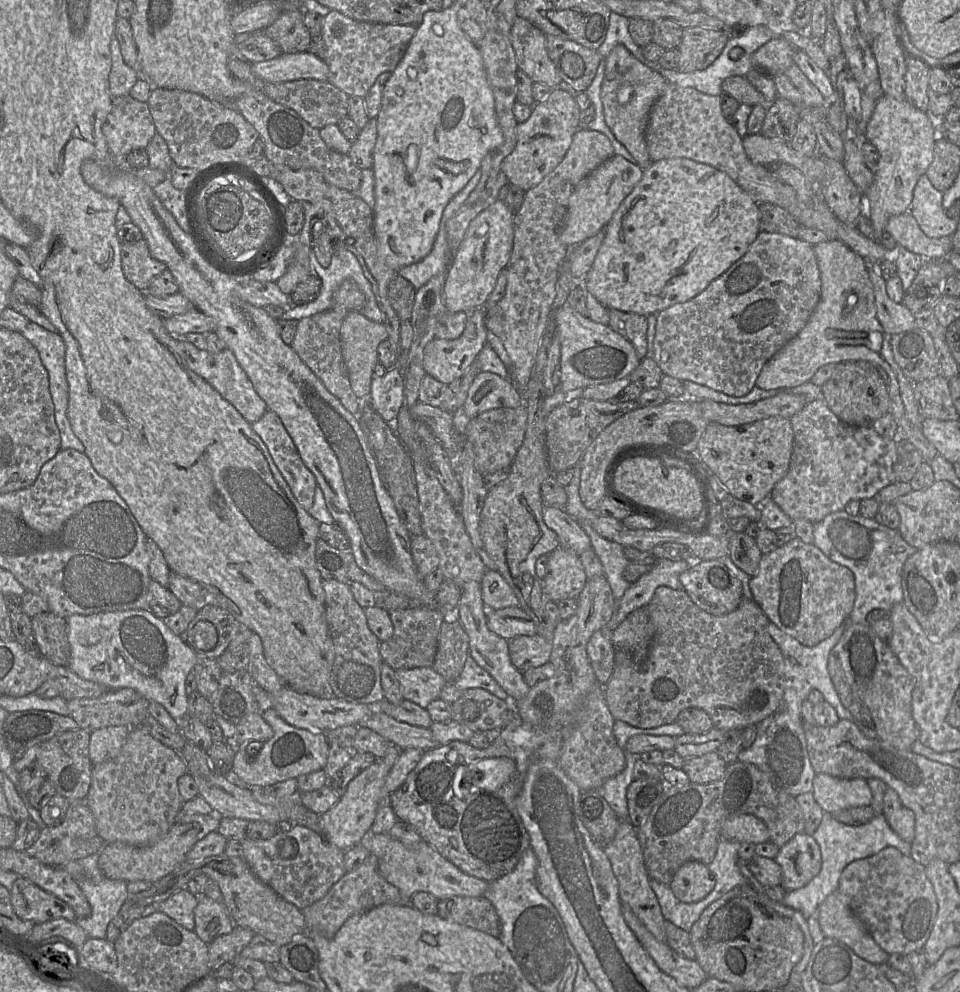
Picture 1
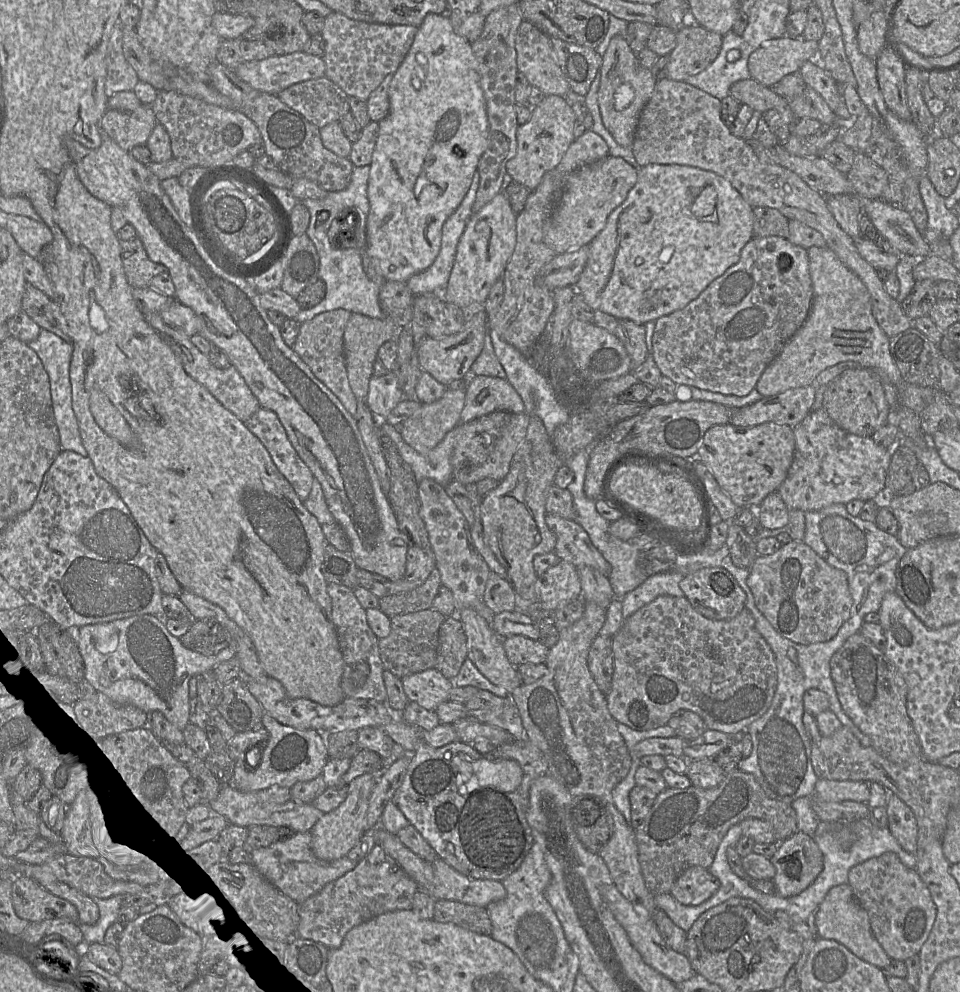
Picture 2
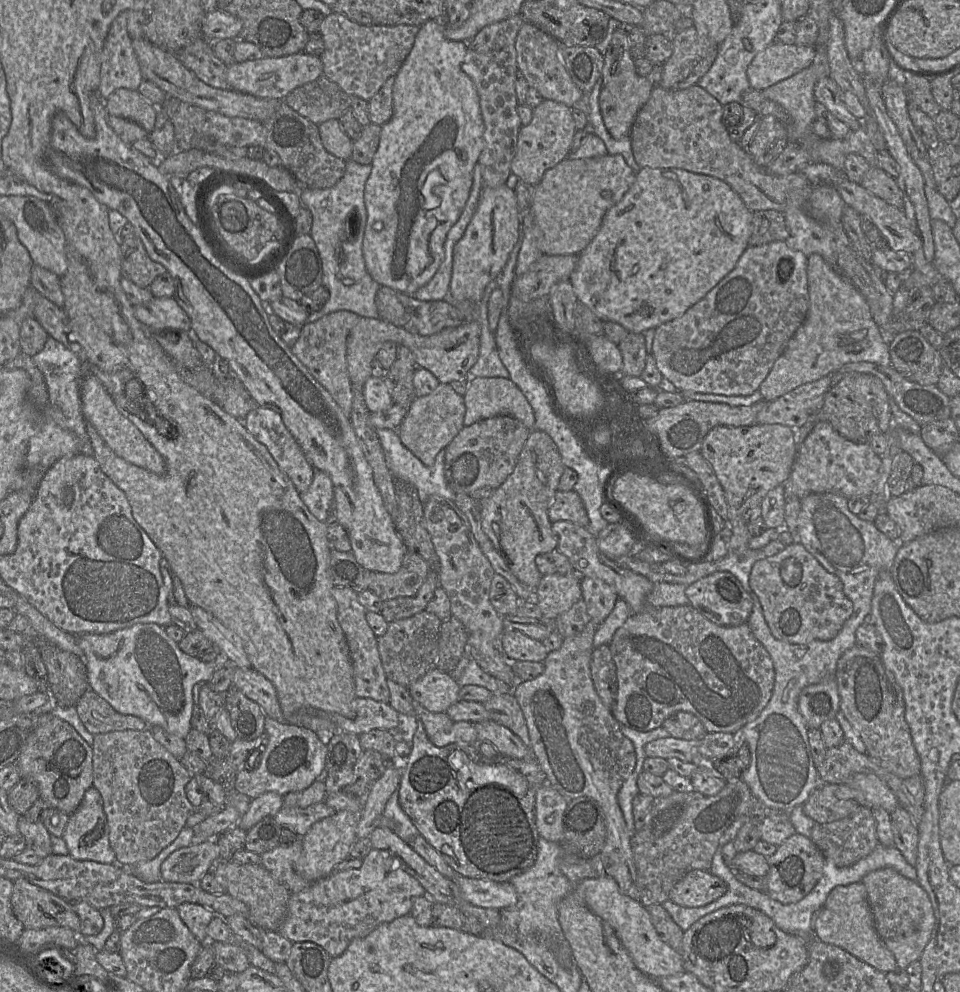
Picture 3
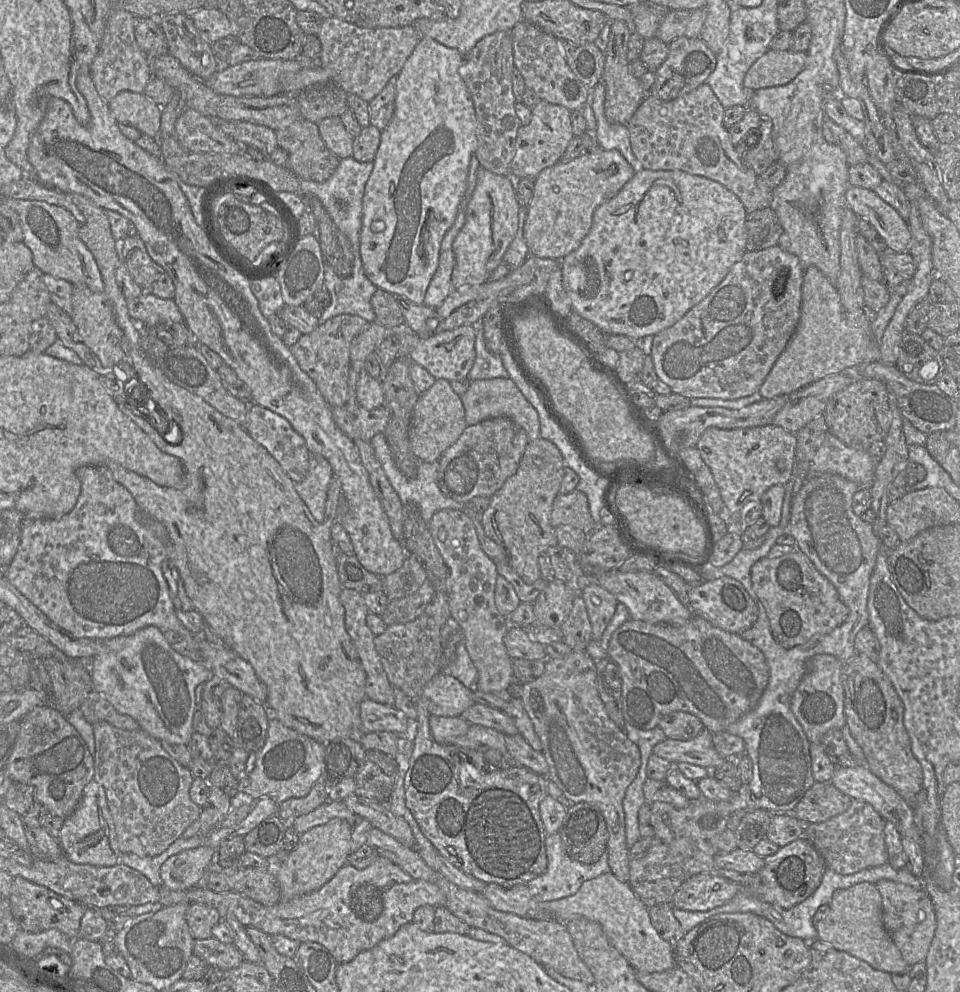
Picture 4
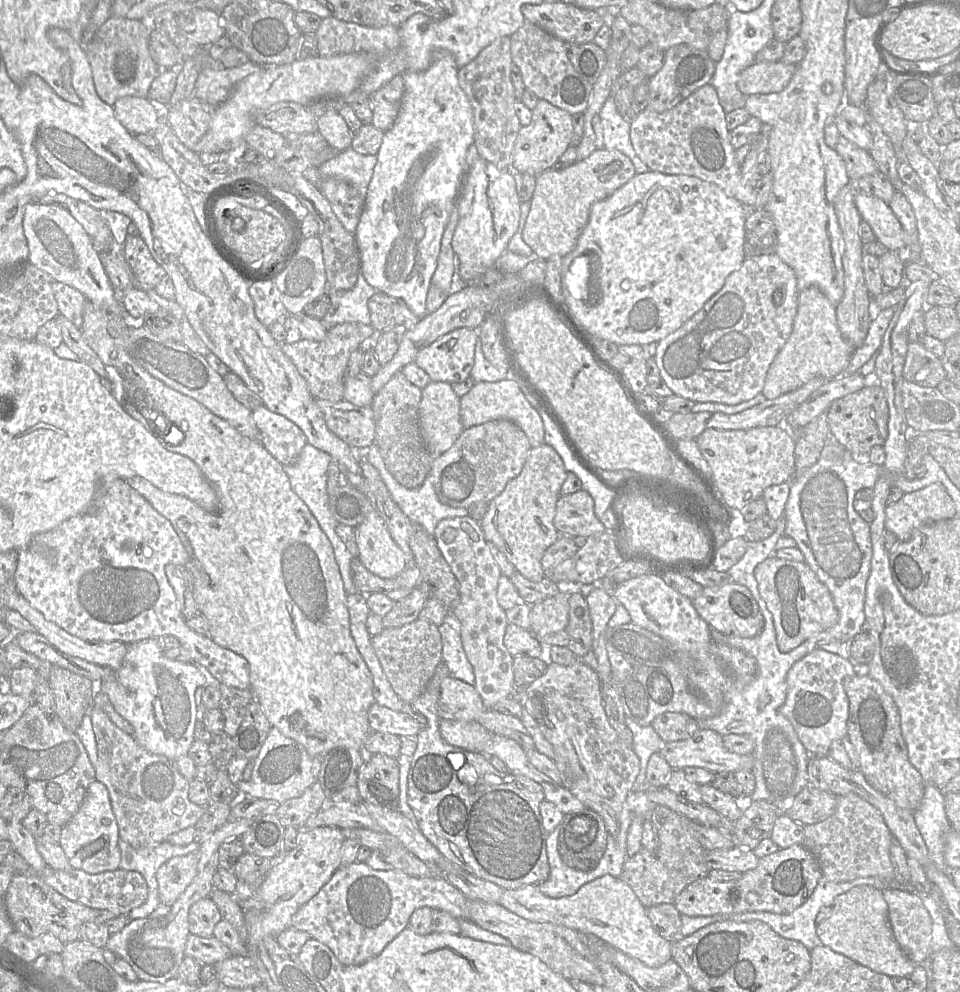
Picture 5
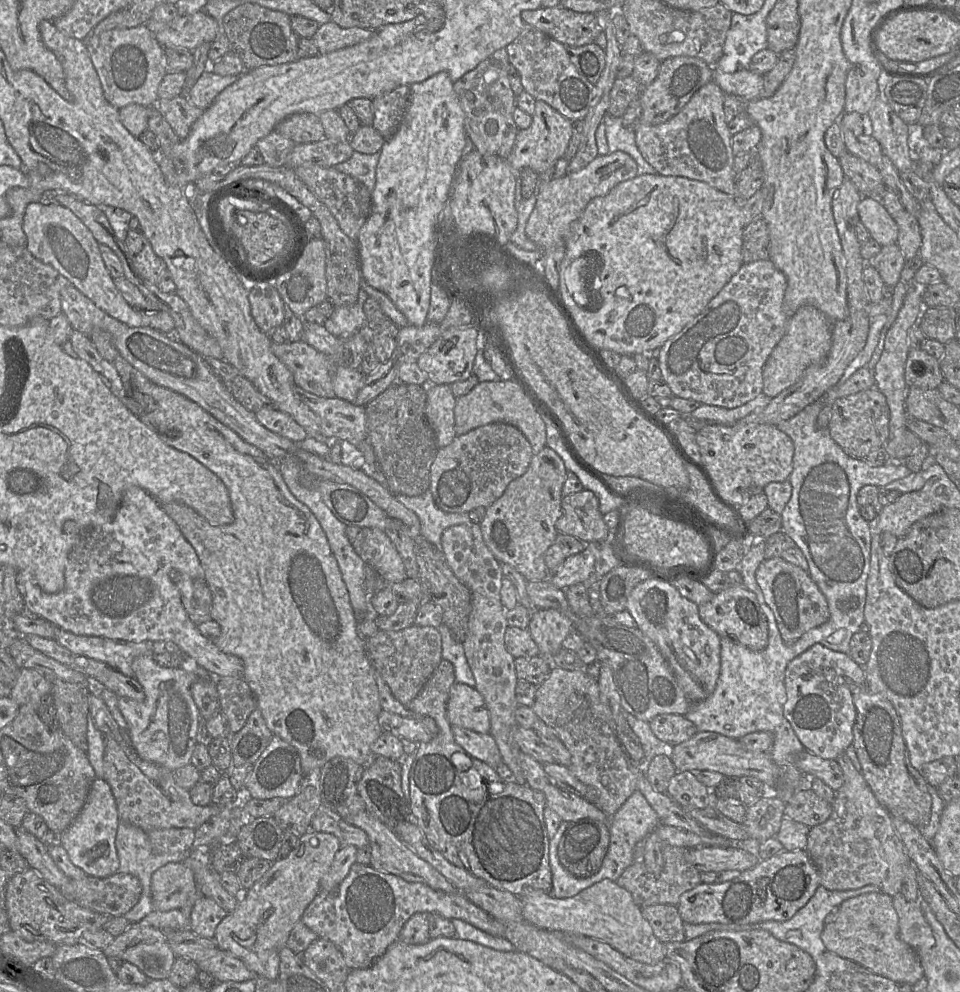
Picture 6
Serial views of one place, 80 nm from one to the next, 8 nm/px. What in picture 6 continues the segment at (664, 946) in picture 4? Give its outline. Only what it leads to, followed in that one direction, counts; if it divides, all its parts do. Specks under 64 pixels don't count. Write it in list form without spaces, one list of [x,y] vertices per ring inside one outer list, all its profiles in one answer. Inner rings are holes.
[[[603,879],[576,896],[564,899],[542,890],[528,889],[520,900],[524,921],[536,927],[605,942],[625,956],[649,965],[657,965],[666,959],[665,944],[654,935],[630,892],[615,881]]]

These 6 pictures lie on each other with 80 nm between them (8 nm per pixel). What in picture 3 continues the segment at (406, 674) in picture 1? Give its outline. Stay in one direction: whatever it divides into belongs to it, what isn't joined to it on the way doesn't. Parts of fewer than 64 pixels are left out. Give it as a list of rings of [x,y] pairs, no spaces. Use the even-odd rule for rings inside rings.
[[[435,668],[412,683],[408,687],[408,690],[416,704],[420,704],[433,713],[446,713],[451,705],[459,701],[460,688],[461,686],[459,686],[458,682],[450,675],[450,673]]]

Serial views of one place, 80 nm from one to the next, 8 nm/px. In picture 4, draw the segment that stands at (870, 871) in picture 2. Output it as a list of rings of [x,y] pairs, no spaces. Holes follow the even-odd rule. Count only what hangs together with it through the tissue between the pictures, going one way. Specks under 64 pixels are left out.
[[[882,879],[876,884],[882,899],[883,924],[908,966],[924,962],[936,930],[932,901],[925,889]]]

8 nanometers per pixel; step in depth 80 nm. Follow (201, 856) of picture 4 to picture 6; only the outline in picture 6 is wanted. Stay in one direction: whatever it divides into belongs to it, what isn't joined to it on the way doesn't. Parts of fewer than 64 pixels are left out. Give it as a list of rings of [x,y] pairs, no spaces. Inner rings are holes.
[[[183,862],[167,863],[152,875],[151,898],[154,911],[181,909],[194,892],[194,874]]]

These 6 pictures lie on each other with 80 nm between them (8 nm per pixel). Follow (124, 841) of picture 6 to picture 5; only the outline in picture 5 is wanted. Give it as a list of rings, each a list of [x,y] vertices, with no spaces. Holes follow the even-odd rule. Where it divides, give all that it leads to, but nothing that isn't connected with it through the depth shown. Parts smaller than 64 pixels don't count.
[[[119,839],[118,845],[121,854],[119,868],[139,872],[146,880],[148,886],[146,901],[128,913],[131,920],[147,918],[161,905],[156,878],[159,867],[172,857],[199,851],[200,847],[200,844],[195,841],[185,846],[173,845],[165,841],[136,849],[121,839]]]

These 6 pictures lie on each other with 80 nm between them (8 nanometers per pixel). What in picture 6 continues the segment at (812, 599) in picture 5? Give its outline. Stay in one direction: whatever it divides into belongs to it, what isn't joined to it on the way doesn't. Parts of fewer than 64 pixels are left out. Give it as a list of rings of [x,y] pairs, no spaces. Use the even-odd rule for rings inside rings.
[[[781,557],[765,559],[757,568],[756,581],[777,621],[781,637],[792,644],[808,630],[825,623],[829,617],[828,603],[808,572]]]

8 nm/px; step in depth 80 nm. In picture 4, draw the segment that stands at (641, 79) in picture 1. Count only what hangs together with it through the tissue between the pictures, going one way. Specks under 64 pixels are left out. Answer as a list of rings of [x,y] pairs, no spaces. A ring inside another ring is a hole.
[[[614,20],[605,51],[605,65],[602,75],[602,81],[605,84],[604,110],[607,120],[613,124],[628,125],[640,104],[647,97],[640,79],[634,77],[629,70],[630,63],[627,60],[627,51],[631,33],[630,24]]]

